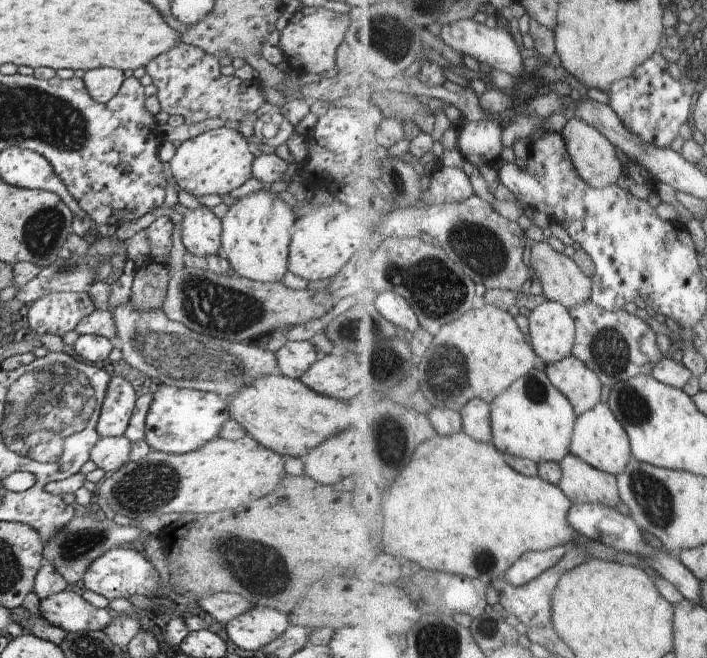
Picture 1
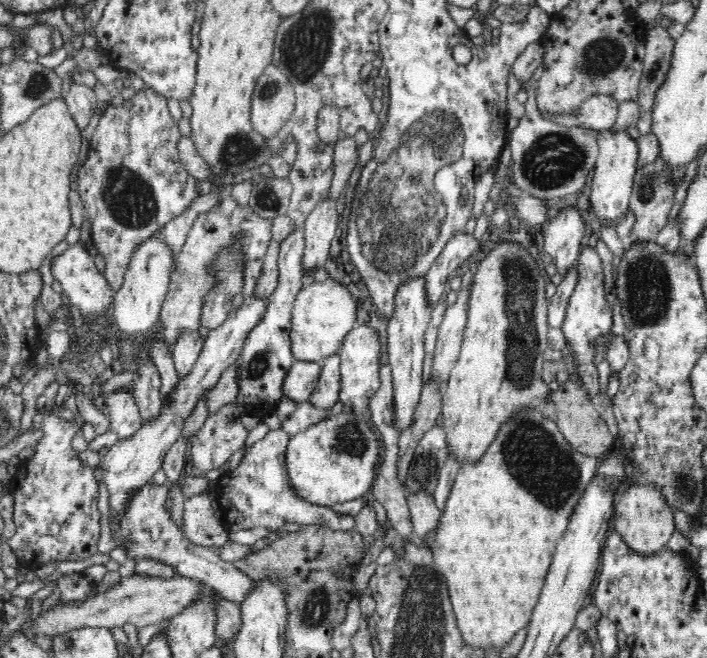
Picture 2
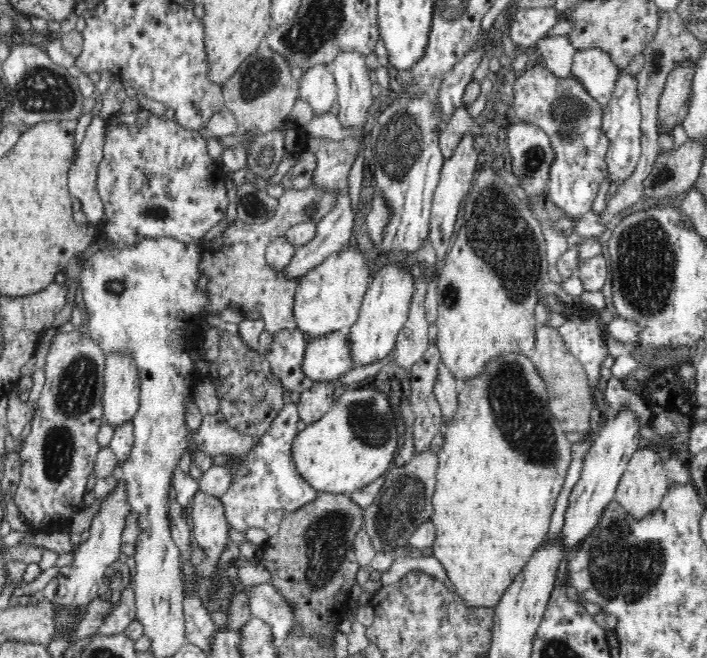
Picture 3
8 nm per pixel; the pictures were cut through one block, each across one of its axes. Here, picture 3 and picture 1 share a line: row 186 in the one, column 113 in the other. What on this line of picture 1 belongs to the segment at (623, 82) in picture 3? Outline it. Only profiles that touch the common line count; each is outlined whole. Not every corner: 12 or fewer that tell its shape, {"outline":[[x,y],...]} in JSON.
{"outline":[[72,590],[40,600],[39,614],[67,633],[103,631],[114,611]]}

